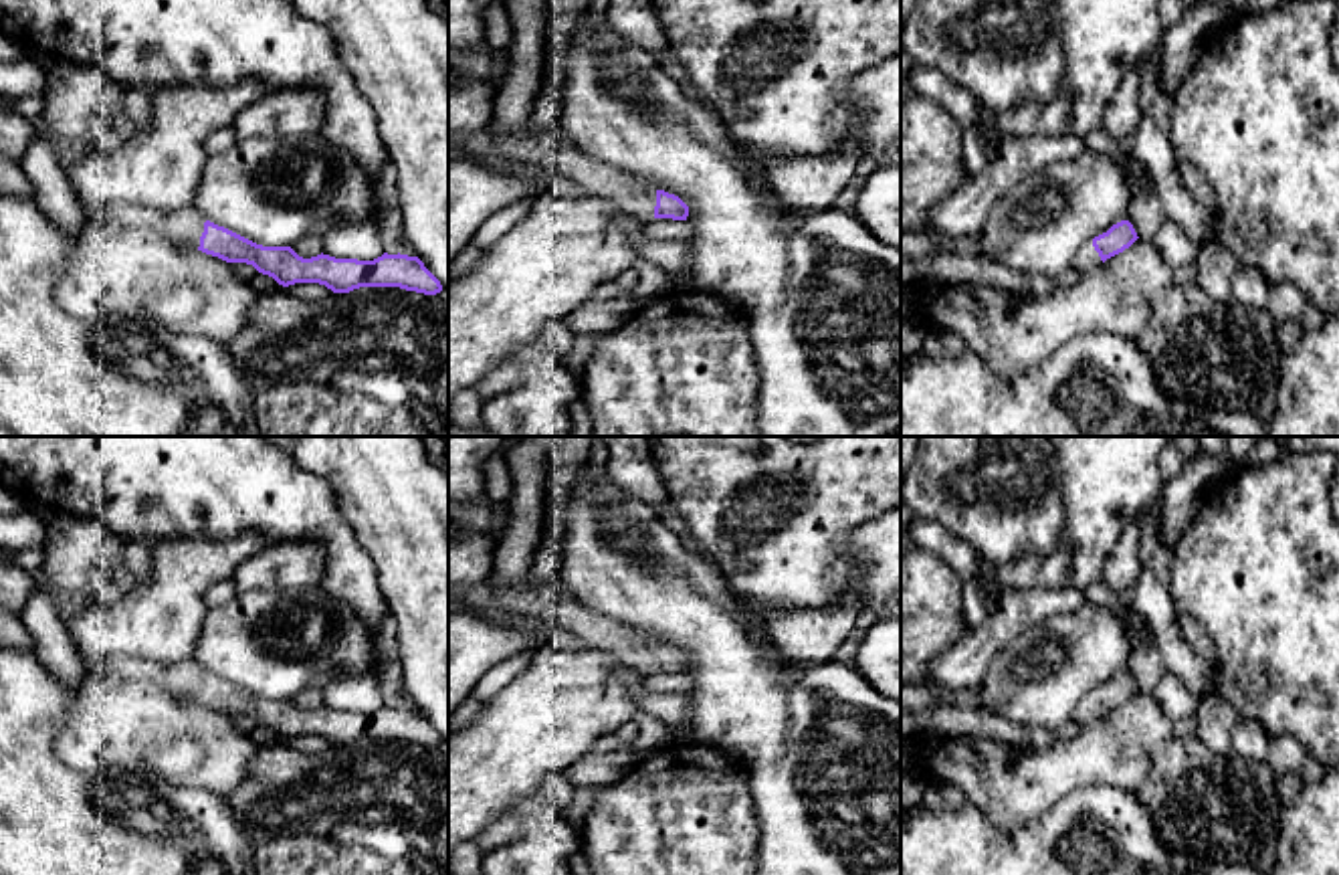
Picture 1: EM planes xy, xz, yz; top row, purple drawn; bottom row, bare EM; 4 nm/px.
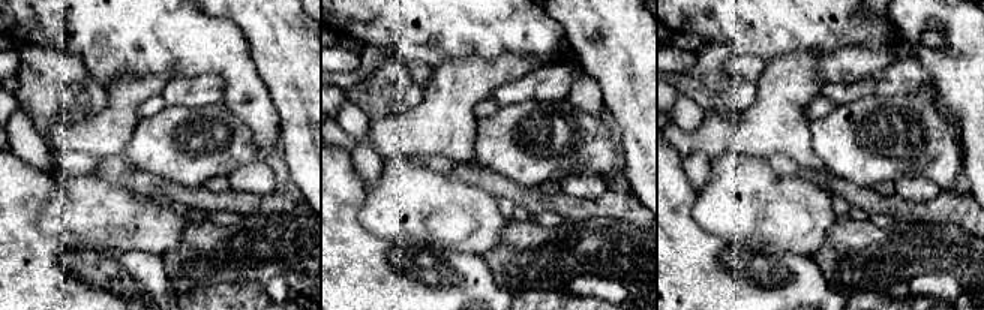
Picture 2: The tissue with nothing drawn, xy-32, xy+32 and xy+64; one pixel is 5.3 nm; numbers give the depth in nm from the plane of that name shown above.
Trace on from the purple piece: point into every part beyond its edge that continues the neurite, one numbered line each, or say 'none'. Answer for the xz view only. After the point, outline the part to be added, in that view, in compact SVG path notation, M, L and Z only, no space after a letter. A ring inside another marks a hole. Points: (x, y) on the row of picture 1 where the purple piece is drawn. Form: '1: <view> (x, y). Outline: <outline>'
1: xz (556, 150). Outline: M527 119L519 129L497 135L491 125L487 125L450 137L448 148L485 158L545 166L574 180L586 194L610 200L642 224L654 220L656 190L620 168L590 158L563 129L541 133L533 121Z

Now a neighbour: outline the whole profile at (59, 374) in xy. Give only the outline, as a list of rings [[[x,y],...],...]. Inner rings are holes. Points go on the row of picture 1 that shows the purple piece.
[[[0,194],[0,436],[261,436],[254,422],[254,392],[240,380],[222,342],[135,325],[75,317],[55,297],[55,287],[75,251],[71,236],[55,226],[32,198]]]

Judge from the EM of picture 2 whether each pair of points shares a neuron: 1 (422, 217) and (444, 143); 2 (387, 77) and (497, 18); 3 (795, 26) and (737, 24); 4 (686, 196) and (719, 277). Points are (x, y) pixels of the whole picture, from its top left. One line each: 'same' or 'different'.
1: different
2: different
3: same
4: same

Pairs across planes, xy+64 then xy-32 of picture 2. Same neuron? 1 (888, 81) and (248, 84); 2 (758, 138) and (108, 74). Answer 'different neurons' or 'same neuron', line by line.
1: different neurons
2: different neurons

